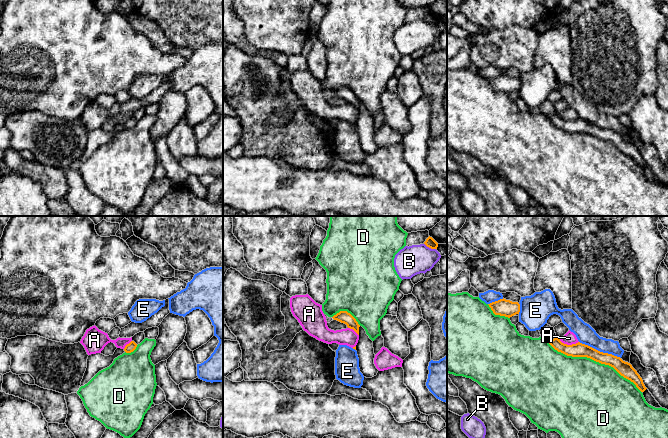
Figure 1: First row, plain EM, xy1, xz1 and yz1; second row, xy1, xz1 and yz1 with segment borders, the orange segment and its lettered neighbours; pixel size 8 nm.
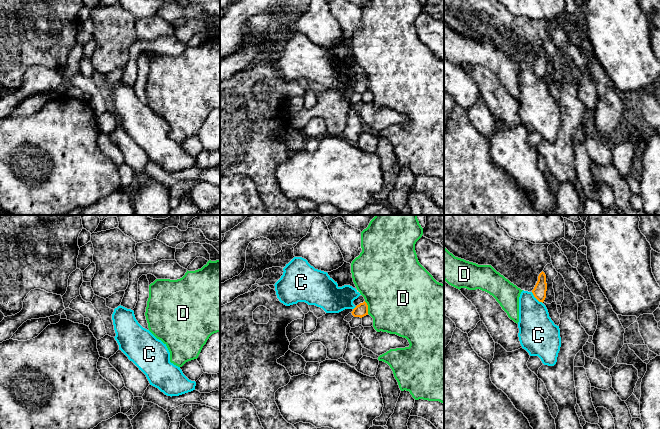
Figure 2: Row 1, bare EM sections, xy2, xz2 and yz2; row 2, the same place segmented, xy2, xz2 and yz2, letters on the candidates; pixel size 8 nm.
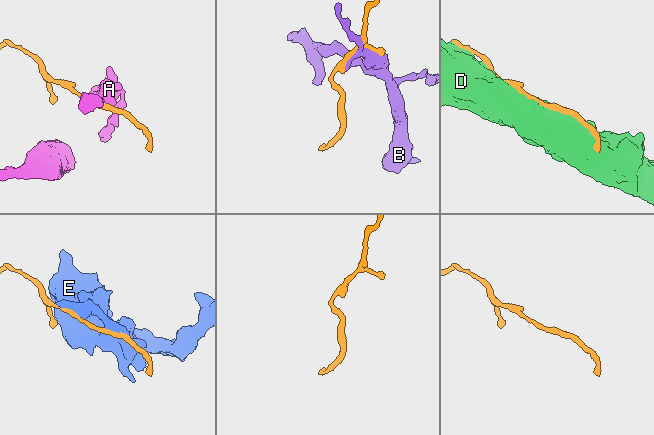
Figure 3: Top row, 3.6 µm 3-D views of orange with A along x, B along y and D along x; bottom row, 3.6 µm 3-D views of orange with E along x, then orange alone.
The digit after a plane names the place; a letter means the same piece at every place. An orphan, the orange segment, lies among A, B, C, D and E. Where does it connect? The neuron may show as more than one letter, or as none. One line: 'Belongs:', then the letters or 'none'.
Belongs: none

